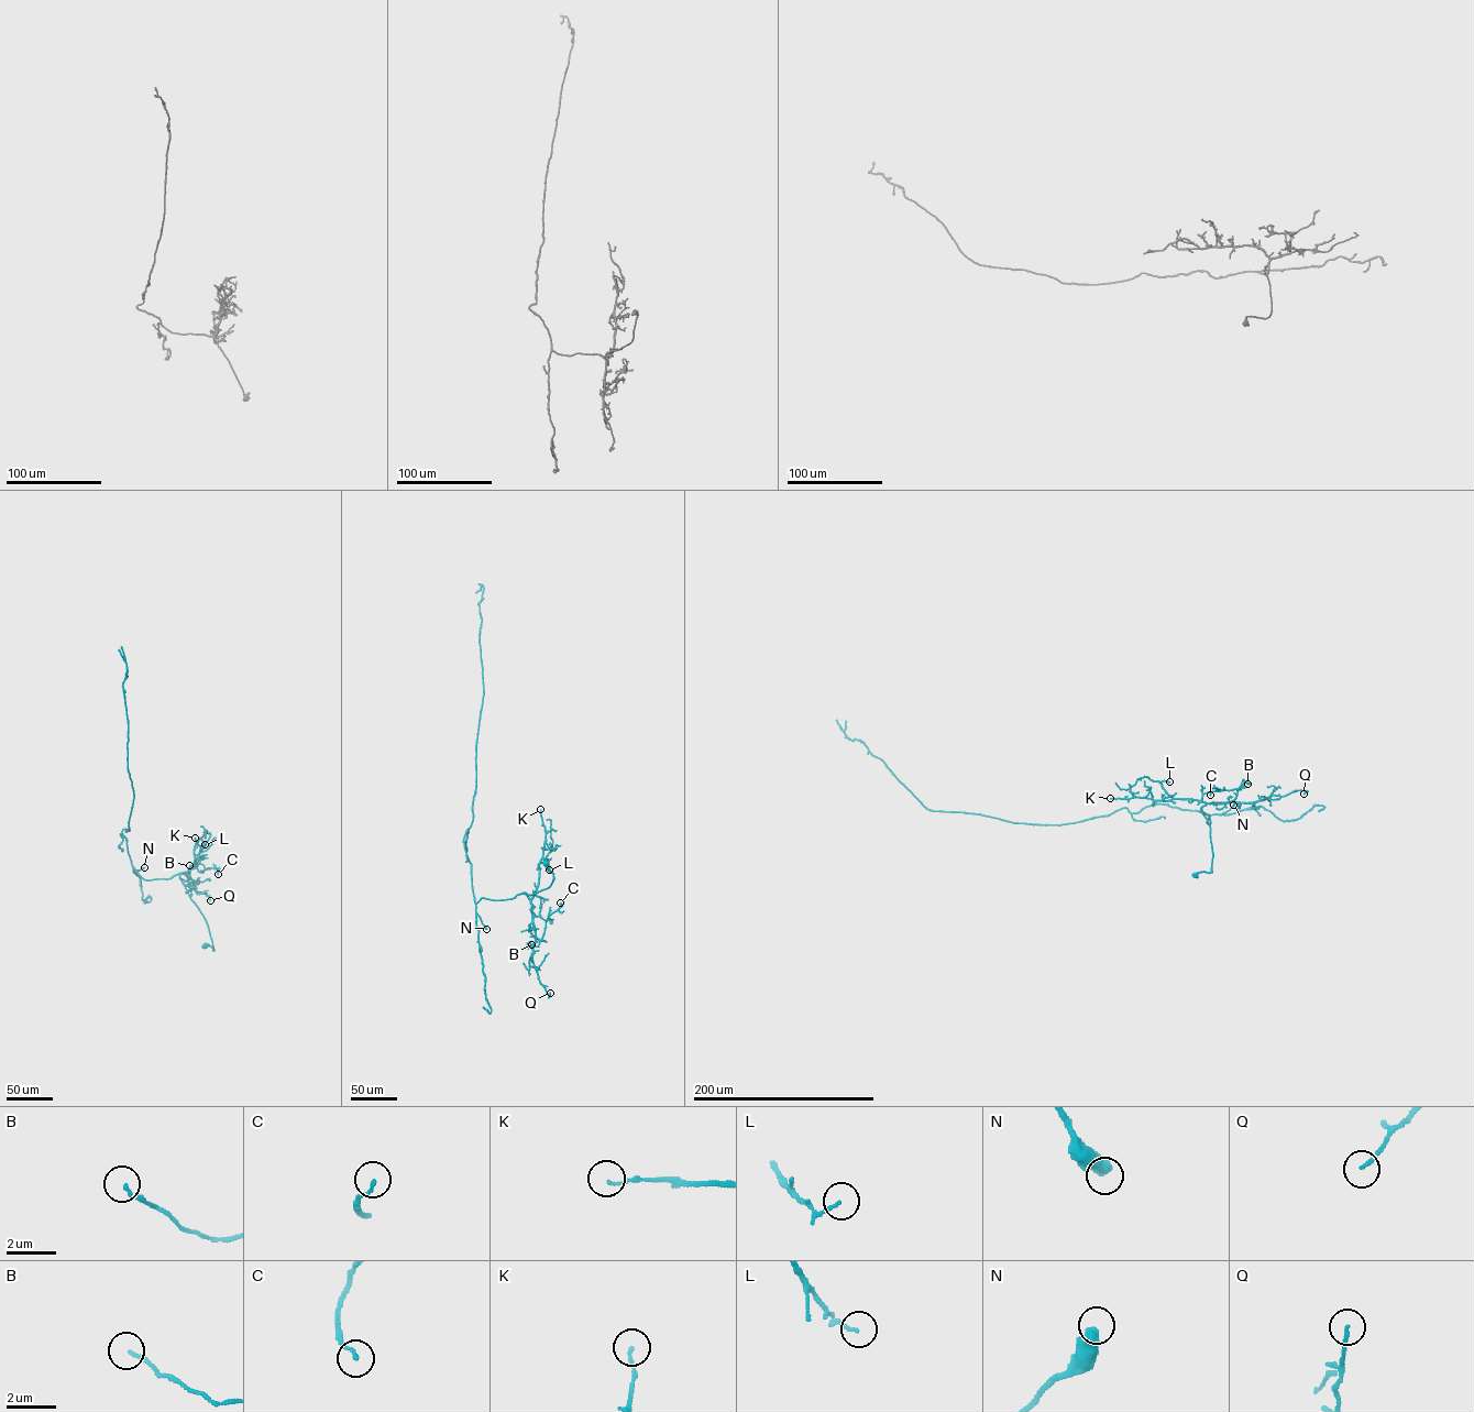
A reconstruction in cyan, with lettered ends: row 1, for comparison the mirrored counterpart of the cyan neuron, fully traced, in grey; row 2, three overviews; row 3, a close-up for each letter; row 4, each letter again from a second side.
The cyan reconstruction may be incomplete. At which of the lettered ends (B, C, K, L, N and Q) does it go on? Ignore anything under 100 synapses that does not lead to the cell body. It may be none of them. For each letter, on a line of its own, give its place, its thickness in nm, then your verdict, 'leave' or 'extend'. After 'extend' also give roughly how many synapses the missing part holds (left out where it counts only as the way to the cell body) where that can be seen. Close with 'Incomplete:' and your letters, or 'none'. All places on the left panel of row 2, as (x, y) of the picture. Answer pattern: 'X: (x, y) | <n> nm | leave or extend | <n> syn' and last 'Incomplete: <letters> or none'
B: (189, 865) | 130 nm | leave
C: (218, 874) | 130 nm | leave
K: (195, 838) | 110 nm | leave
L: (205, 844) | 100 nm | leave
N: (144, 867) | 600 nm | leave
Q: (210, 900) | 110 nm | leave
Incomplete: none

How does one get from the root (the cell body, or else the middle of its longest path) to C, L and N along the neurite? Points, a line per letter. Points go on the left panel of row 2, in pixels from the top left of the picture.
C: (205, 945), (213, 950), (179, 875), (190, 878), (195, 865), (218, 867), (218, 874)
L: (205, 945), (213, 950), (206, 920), (179, 875), (194, 865), (194, 849), (198, 841), (205, 844)
N: (205, 945), (213, 950), (206, 920), (180, 873), (145, 879), (133, 867), (144, 867)

